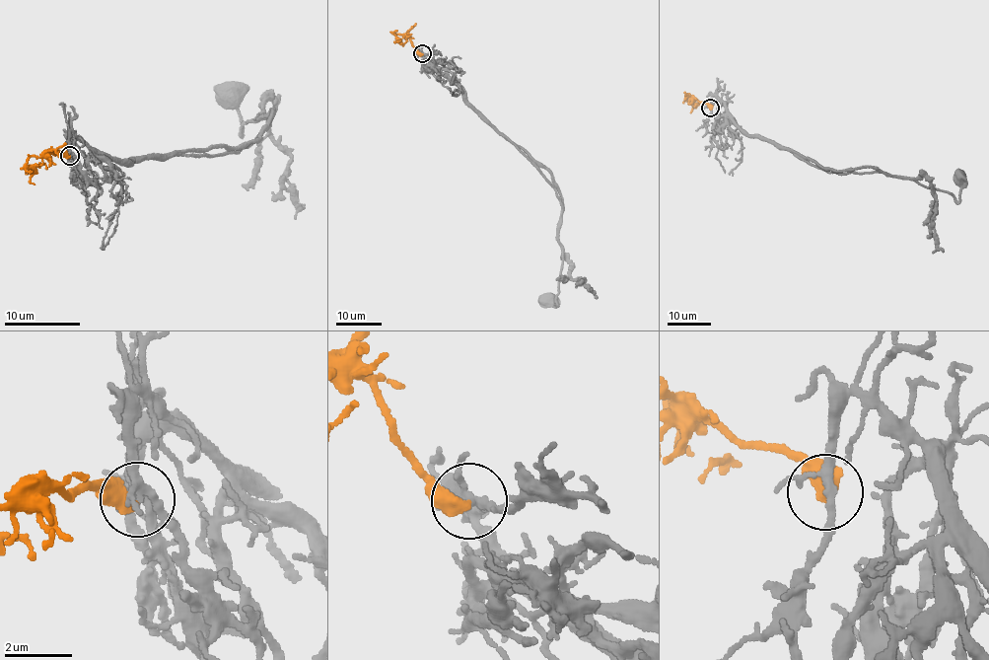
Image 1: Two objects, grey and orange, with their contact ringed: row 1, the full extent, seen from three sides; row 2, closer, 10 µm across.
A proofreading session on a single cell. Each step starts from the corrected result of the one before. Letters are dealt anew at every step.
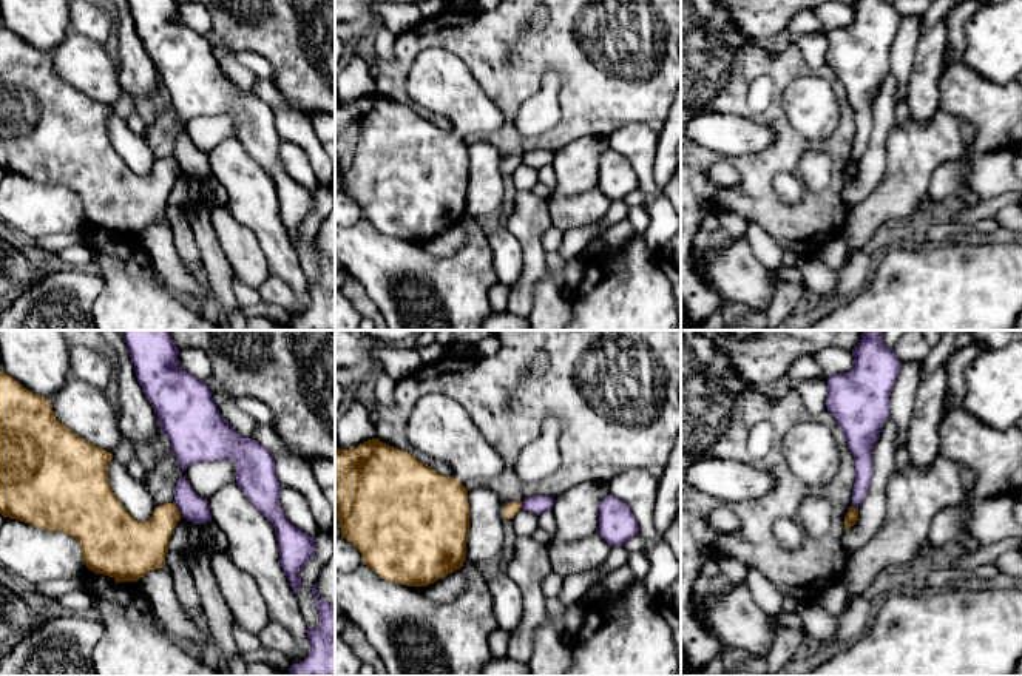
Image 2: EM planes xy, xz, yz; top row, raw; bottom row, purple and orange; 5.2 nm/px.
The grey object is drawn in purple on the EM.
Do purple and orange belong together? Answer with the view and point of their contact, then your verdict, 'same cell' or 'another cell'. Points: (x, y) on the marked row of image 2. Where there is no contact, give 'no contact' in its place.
meets purple in xy at (178, 508); another cell

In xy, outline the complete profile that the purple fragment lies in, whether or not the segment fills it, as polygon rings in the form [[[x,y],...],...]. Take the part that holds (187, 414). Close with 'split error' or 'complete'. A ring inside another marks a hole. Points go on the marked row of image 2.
[[[170,330],[122,333],[137,381],[170,438],[179,468],[227,458],[236,465],[236,485],[273,525],[281,568],[298,594],[299,571],[313,556],[315,539],[284,517],[273,454],[239,435],[219,414],[207,383],[178,364],[179,349]]]; complete

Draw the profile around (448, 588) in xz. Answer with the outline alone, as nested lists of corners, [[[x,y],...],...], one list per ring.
[[[460,568],[428,586],[420,586],[418,590],[431,602],[449,603],[465,591],[466,583],[466,574]]]

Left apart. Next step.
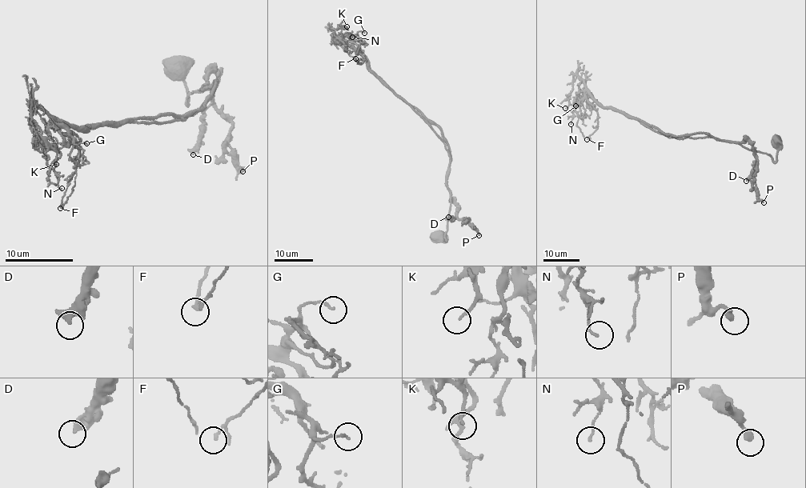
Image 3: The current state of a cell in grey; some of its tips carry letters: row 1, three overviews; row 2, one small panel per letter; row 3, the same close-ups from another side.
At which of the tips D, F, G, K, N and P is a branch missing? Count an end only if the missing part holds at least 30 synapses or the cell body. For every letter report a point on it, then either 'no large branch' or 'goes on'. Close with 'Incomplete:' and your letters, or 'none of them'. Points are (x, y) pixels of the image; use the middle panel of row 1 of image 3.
D: (448, 217) | no large branch
F: (355, 58) | no large branch
G: (364, 33) | no large branch
K: (346, 26) | no large branch
N: (352, 37) | no large branch
P: (479, 235) | no large branch
Incomplete: none of them

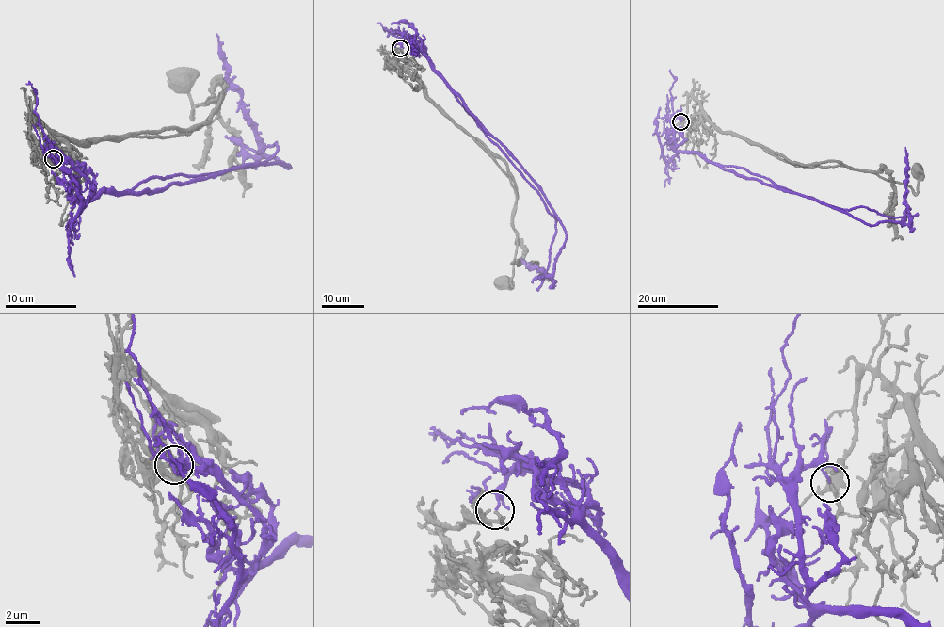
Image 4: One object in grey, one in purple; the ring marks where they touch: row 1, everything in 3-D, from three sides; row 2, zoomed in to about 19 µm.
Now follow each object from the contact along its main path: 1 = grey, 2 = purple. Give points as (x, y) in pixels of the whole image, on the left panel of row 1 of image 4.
1: (53, 160), (30, 115), (84, 146), (184, 134), (216, 97), (192, 115), (180, 81)
2: (54, 159), (59, 152), (90, 184), (88, 200), (250, 163), (290, 167), (258, 153), (217, 33)

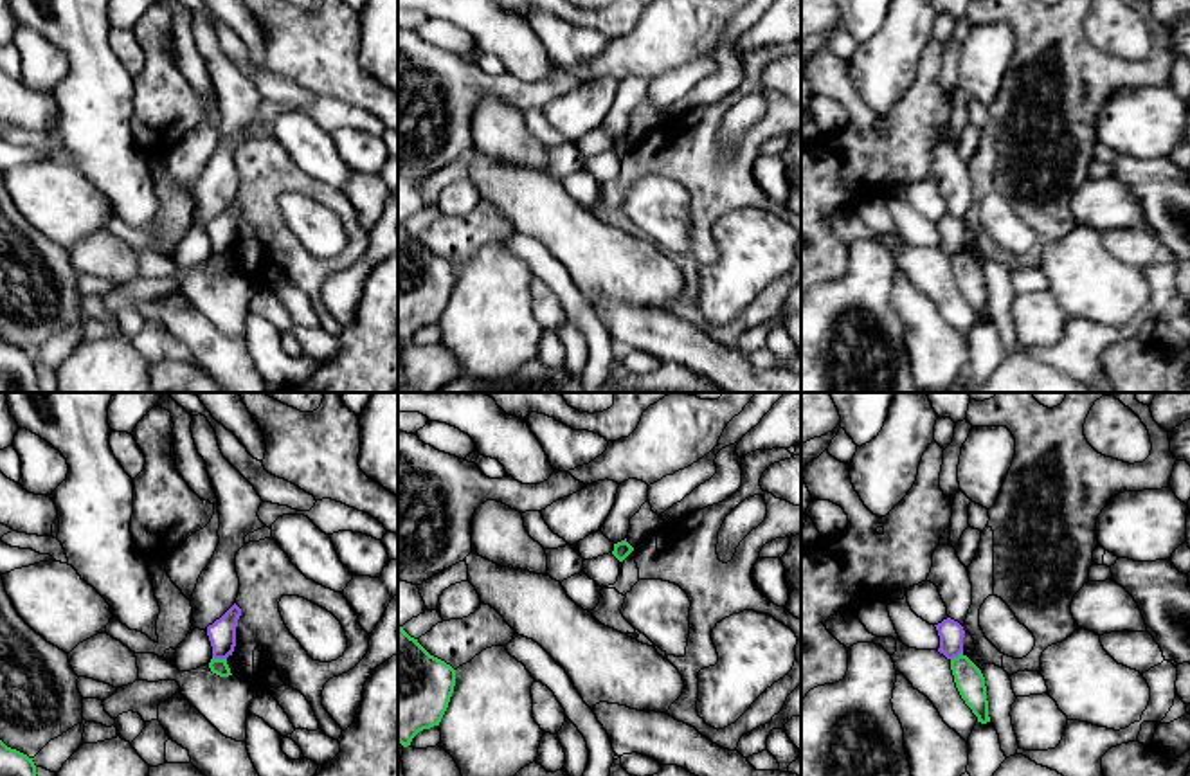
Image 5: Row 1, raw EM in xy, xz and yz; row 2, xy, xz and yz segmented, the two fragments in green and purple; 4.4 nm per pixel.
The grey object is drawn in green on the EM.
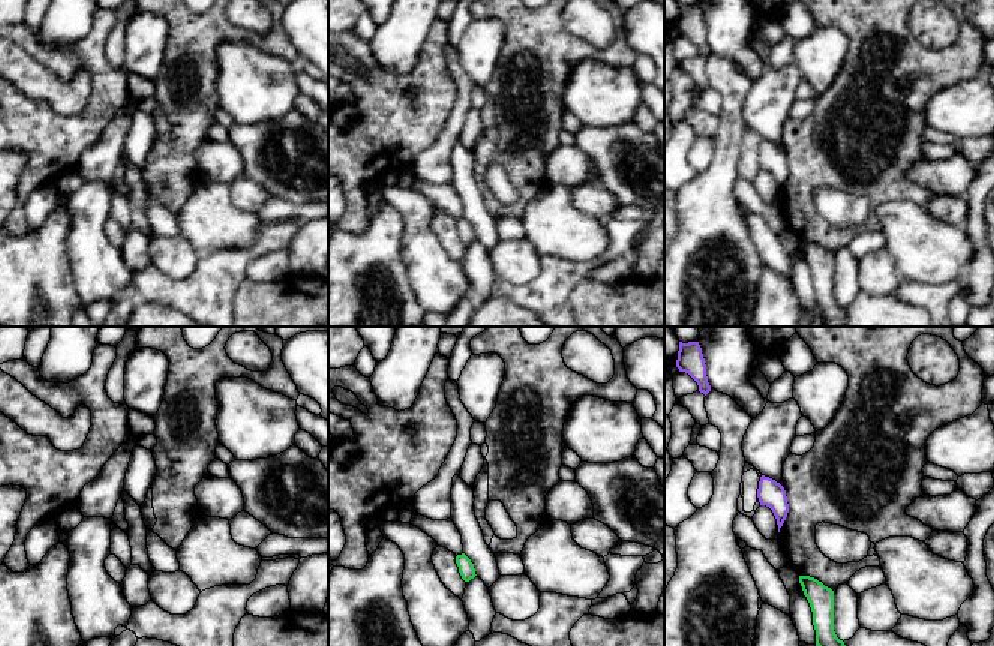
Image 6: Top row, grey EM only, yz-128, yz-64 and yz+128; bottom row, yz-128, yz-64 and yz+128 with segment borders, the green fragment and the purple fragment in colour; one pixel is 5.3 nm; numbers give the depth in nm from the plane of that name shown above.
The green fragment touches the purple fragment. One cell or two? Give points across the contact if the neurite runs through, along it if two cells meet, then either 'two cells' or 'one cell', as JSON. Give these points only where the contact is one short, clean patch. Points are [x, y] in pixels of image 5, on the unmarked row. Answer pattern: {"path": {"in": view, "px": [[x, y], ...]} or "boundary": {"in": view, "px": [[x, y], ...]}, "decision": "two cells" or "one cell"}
{"boundary": {"in": "xy", "px": [[213, 252], [225, 256]]}, "decision": "two cells"}

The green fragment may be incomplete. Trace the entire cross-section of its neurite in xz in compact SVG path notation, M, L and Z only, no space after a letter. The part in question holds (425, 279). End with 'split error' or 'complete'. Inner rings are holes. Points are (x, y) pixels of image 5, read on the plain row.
M398 223L398 338L407 344L412 335L439 322L455 283L455 266L430 252L418 236Z; complete

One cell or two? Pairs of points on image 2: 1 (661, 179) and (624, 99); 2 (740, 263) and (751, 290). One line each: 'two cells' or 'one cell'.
1: two cells
2: one cell

